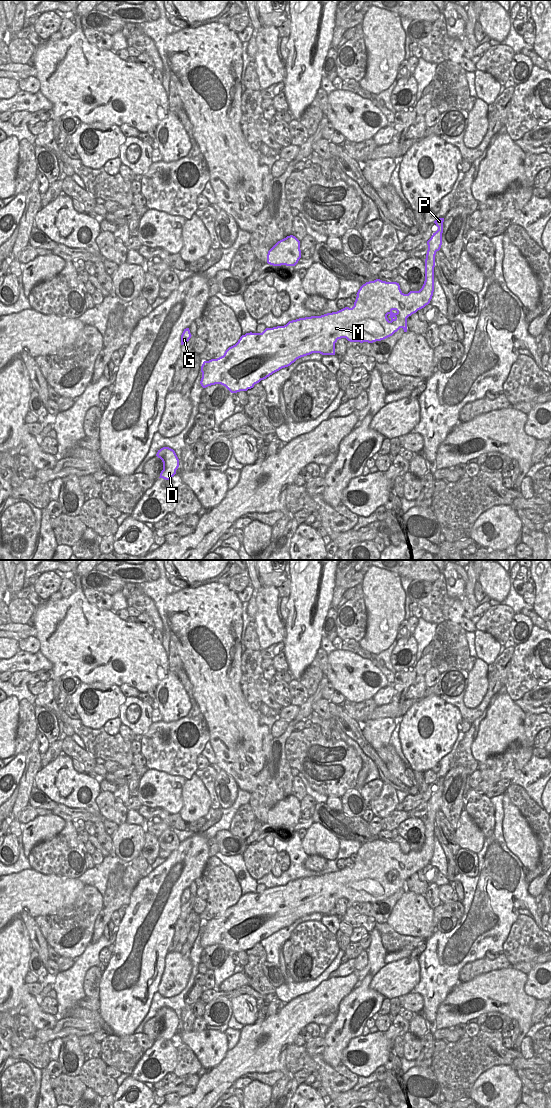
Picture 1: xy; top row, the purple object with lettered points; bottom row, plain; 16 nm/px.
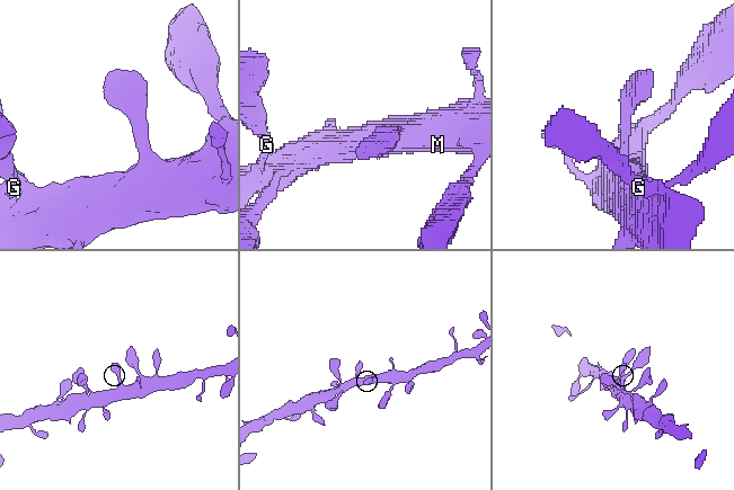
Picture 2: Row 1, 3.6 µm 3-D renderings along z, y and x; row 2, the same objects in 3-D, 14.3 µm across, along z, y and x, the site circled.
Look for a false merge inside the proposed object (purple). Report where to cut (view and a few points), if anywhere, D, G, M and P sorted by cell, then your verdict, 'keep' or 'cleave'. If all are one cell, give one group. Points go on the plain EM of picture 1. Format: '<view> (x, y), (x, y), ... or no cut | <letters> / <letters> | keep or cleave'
no cut | D G M P | keep

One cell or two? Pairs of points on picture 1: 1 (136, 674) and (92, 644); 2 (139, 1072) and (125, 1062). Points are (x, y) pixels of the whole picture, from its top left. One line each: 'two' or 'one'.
1: one
2: two

